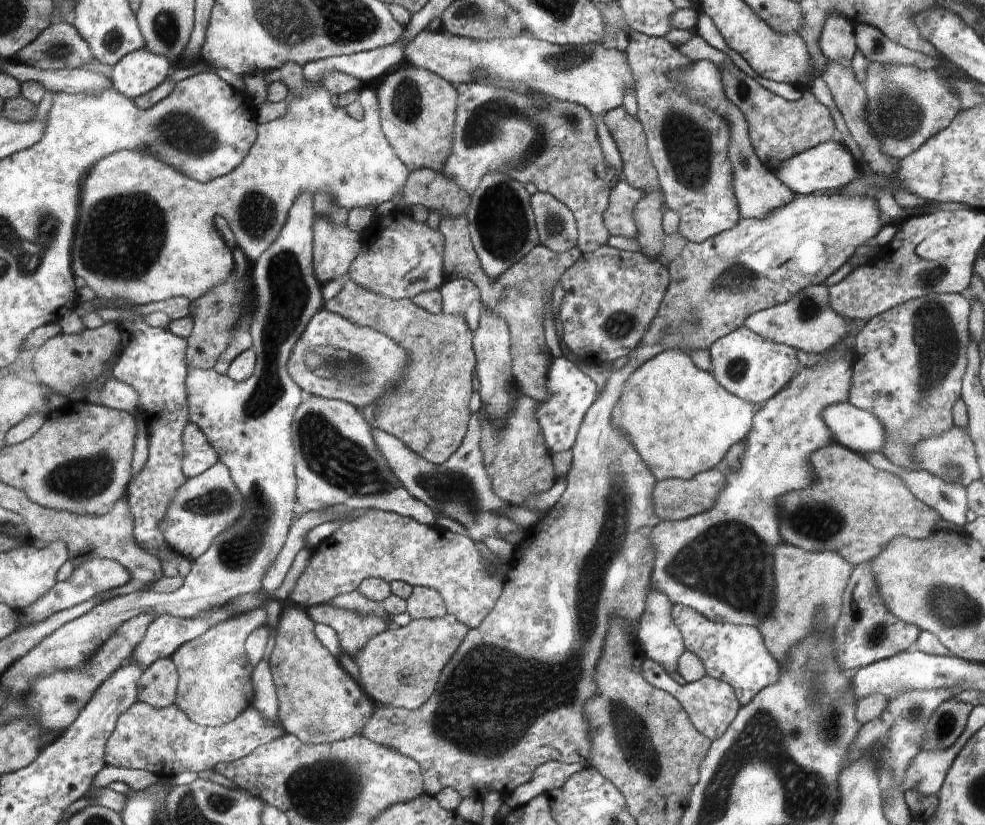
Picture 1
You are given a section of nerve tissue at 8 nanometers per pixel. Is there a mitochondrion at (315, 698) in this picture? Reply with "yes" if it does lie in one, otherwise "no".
no

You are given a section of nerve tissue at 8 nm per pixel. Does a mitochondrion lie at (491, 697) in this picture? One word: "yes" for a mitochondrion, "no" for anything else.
yes

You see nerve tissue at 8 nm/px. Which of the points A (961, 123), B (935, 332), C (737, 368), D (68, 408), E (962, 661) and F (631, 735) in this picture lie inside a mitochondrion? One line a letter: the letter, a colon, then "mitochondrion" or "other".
A: other
B: mitochondrion
C: mitochondrion
D: other
E: other
F: mitochondrion

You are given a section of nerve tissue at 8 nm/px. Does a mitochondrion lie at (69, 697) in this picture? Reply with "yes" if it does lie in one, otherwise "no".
yes

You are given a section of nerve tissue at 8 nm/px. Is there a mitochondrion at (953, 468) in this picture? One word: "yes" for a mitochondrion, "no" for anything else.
yes

